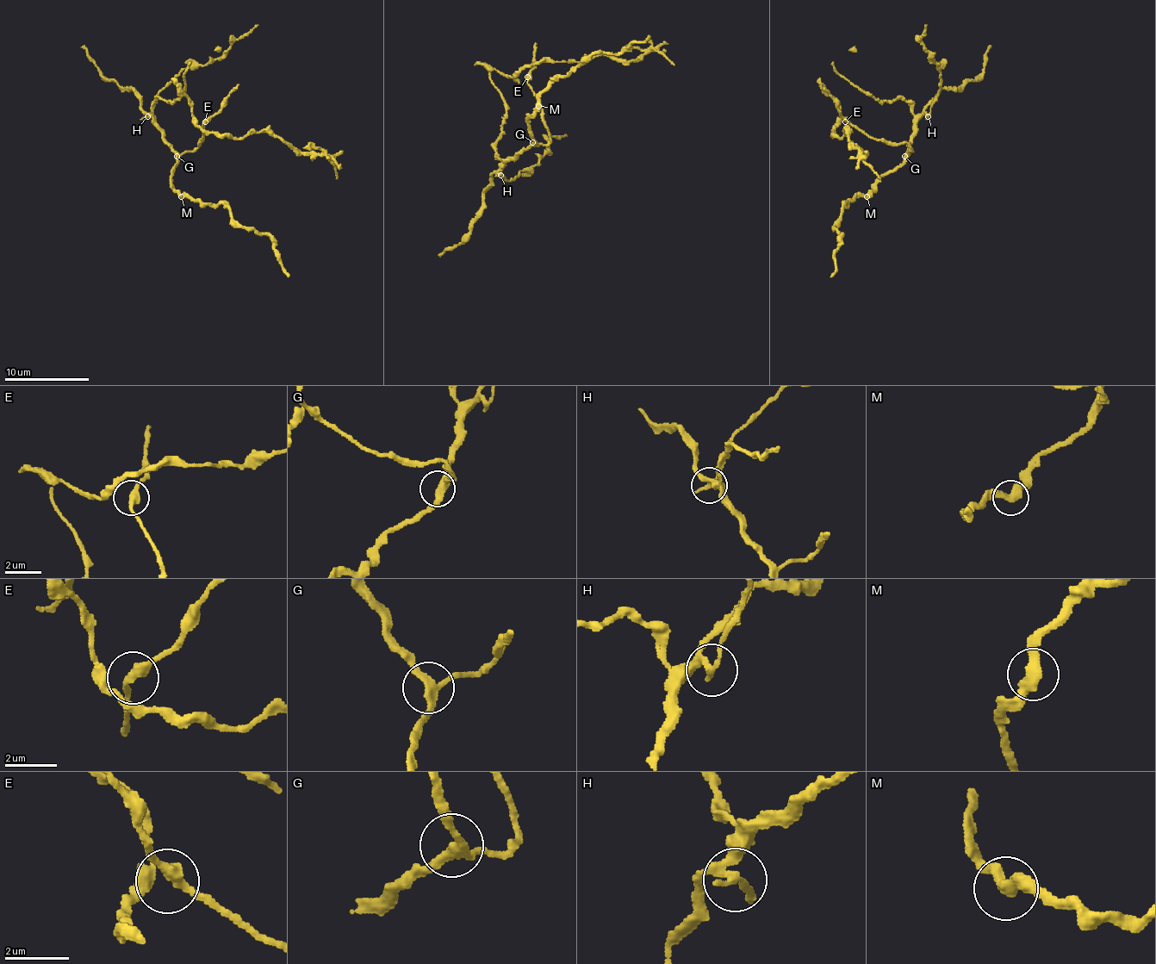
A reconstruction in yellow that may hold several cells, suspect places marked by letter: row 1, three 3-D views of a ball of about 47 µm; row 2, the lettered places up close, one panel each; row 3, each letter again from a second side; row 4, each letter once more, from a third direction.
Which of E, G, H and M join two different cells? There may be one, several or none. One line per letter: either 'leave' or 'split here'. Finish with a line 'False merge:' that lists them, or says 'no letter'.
E: leave
G: leave
H: split here
M: leave
False merge: H

